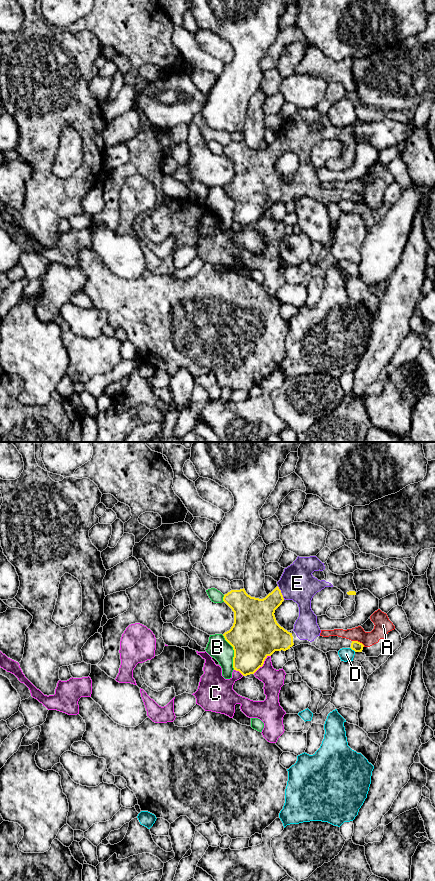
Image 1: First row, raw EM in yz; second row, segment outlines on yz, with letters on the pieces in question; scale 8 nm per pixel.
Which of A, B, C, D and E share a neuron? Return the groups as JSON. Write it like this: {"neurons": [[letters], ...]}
{"neurons": [["A"], ["B"], ["C"], ["D"], ["E"]]}

